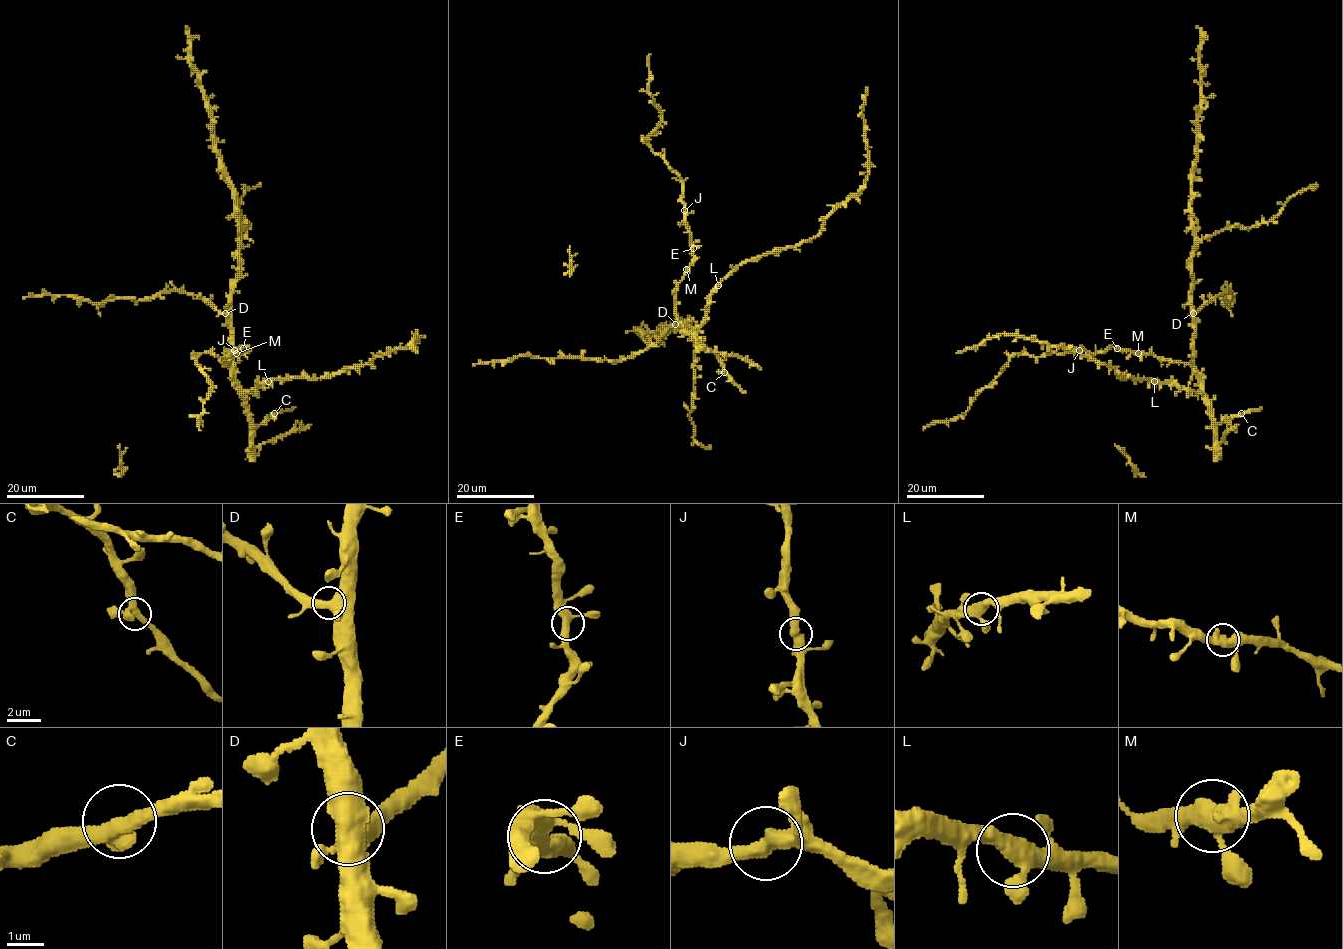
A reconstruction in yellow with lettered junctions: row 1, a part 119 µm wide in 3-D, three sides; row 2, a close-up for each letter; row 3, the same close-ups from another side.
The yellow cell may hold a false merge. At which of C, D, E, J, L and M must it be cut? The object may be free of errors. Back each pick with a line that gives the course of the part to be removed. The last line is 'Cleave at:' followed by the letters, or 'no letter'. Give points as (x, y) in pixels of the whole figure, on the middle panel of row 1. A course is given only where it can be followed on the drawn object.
Cleave at: no letter

